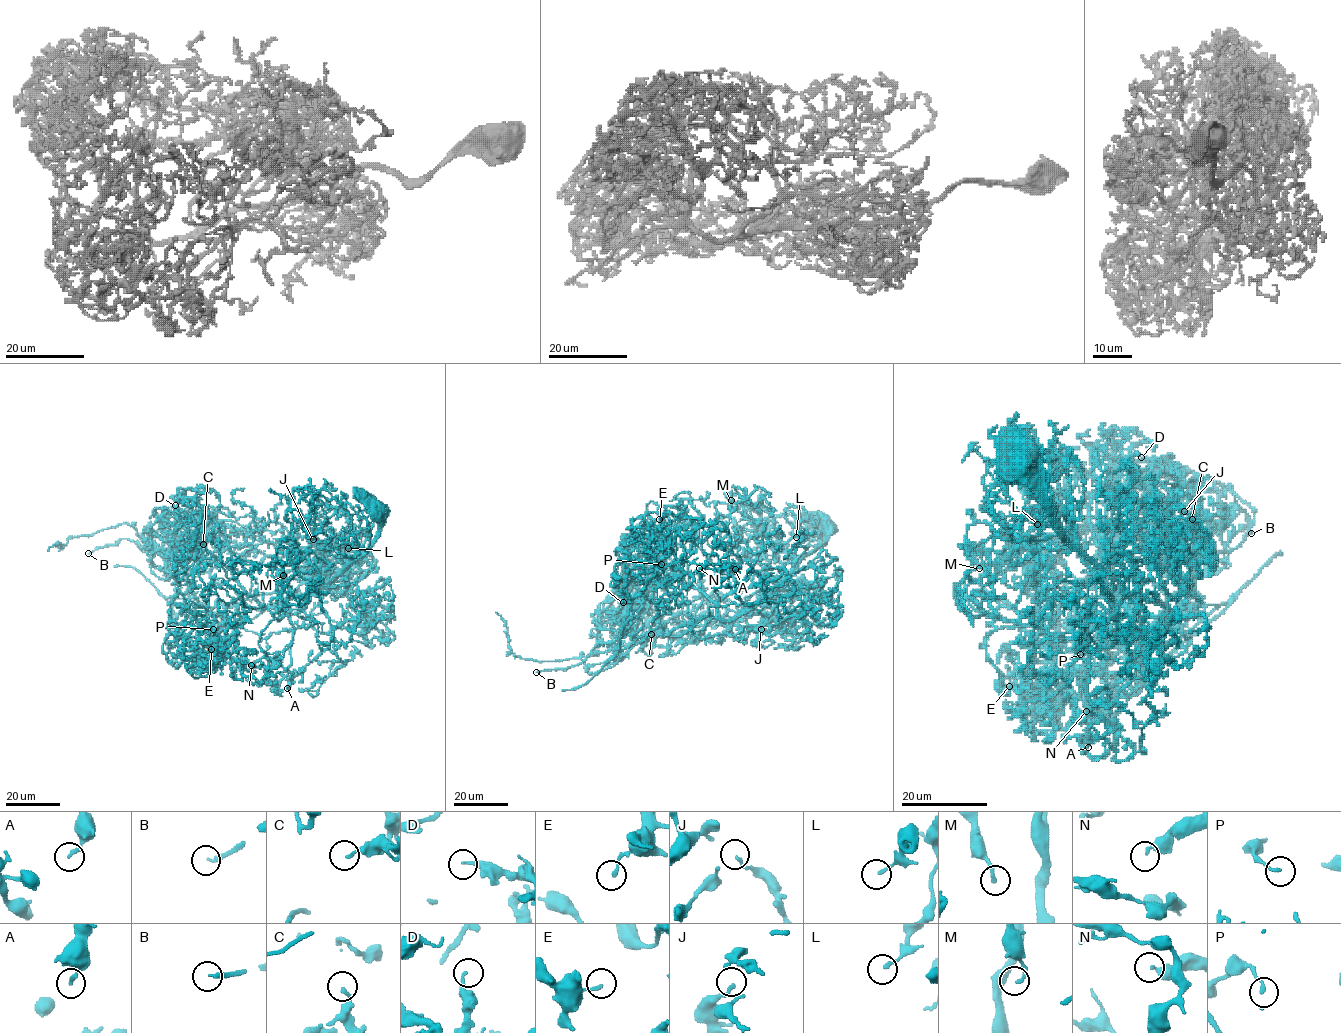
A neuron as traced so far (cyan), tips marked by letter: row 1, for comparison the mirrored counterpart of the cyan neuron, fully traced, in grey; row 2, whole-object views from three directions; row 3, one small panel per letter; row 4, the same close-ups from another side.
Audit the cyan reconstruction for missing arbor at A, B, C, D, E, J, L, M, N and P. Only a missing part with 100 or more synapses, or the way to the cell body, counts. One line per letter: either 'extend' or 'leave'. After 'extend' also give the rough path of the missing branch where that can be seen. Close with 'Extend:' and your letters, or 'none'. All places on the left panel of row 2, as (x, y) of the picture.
A: leave
B: extend; missing branch runs (88, 553), (73, 565), (63, 582), (61, 554)
C: leave
D: leave
E: leave
J: leave
L: leave
M: leave
N: leave
P: leave
Extend: B

